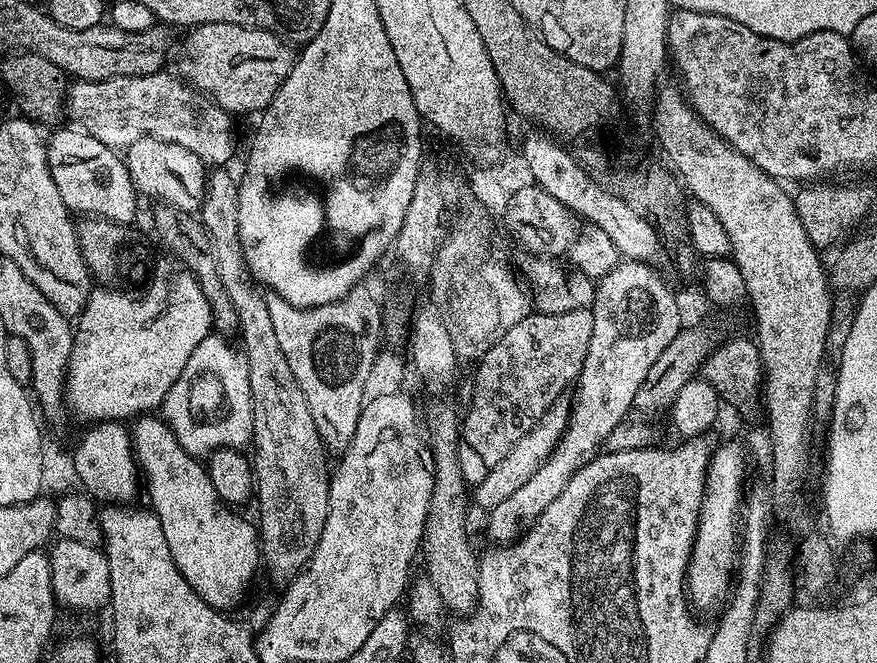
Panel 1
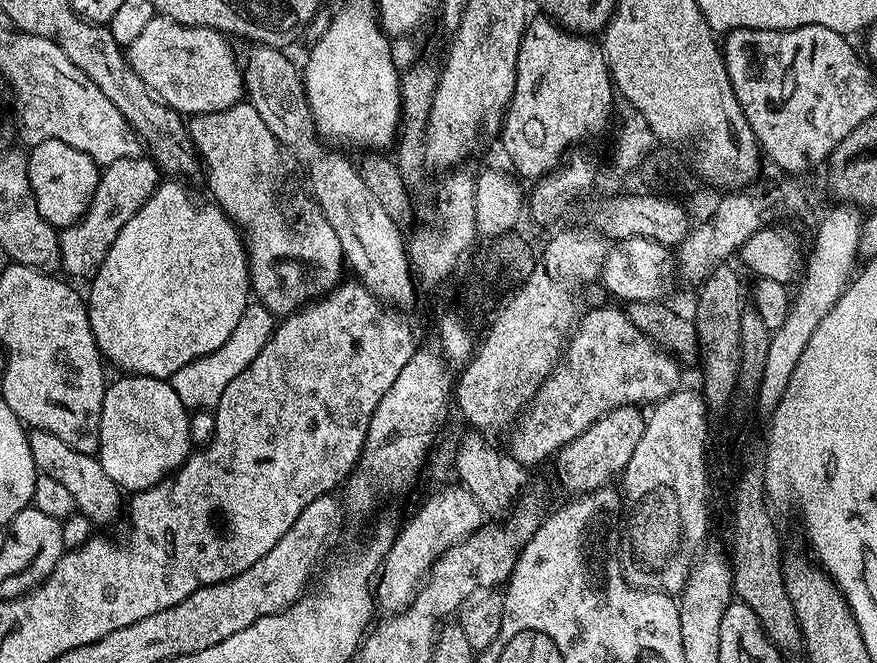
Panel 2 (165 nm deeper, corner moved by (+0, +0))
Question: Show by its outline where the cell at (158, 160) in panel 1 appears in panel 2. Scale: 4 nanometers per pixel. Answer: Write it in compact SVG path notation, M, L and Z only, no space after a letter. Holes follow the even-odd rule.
M147 155L134 158L118 158L118 162L103 165L100 181L94 190L94 198L90 198L90 206L83 218L76 224L60 232L60 264L69 272L67 275L91 278L102 266L114 238L118 238L118 230L138 214L138 210L154 194L154 190L162 183L162 173L156 163Z

